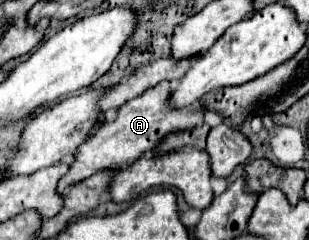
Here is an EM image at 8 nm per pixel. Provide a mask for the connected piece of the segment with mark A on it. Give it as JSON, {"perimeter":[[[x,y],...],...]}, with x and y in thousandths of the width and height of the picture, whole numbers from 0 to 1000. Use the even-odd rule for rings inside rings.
{"perimeter":[[[518,342],[511,358],[460,383],[453,400],[414,417],[375,475],[369,500],[343,500],[324,517],[324,533],[246,625],[239,675],[227,683],[227,717],[214,717],[194,758],[188,758],[188,808],[201,808],[220,775],[278,750],[285,733],[324,717],[324,708],[356,708],[356,700],[401,700],[427,683],[440,658],[453,658],[466,633],[505,617],[505,600],[550,550],[570,542],[602,542],[621,525],[654,517],[660,458],[602,458],[602,450],[557,450],[544,433],[550,408],[550,350]]]}

